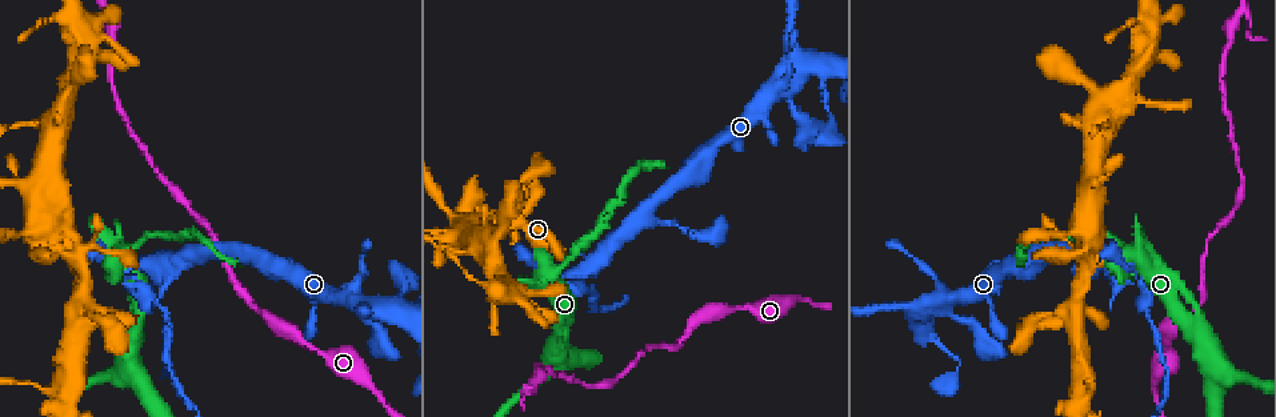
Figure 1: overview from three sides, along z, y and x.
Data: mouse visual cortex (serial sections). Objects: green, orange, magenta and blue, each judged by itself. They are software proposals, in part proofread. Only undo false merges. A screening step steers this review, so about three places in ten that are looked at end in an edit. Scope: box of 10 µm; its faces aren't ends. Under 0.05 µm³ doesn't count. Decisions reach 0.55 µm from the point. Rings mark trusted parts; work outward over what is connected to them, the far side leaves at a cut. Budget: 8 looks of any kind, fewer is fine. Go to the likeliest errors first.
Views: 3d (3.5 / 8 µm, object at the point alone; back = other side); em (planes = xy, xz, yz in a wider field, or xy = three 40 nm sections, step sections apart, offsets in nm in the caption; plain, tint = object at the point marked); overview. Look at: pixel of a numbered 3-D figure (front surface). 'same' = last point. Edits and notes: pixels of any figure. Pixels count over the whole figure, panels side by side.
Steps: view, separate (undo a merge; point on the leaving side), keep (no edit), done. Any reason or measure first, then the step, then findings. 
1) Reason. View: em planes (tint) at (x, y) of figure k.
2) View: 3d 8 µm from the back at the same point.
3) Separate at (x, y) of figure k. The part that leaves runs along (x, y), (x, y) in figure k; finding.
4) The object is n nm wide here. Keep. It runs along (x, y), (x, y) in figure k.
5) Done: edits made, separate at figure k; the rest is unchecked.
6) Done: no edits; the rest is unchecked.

Calibre changes. View: 3d 3.5 µm at (1130, 252) of figure 1.

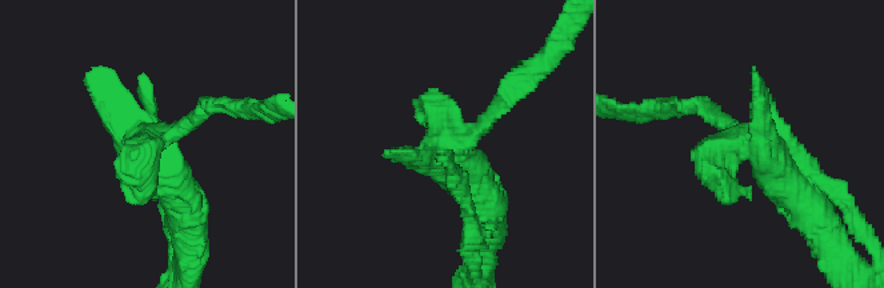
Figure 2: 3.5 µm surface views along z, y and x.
View: em xy step 1 (tint) at (151, 141) of figure 2.

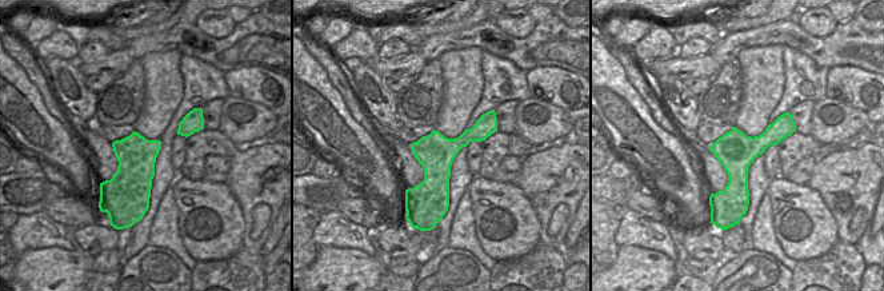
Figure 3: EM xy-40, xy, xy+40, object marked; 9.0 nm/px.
Cut it another way. View: em xy step 5 (tint) at the same point.

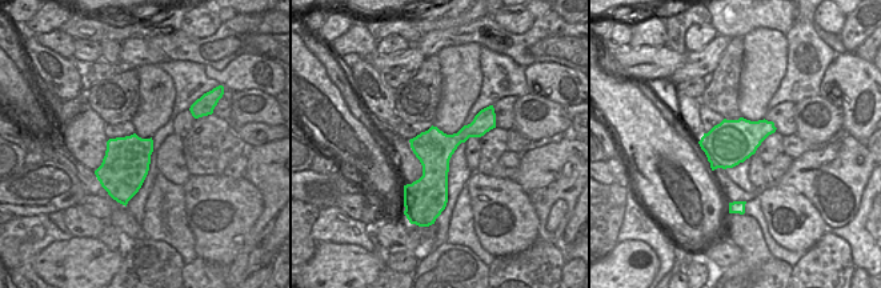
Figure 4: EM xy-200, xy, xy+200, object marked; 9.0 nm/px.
Separate at (202, 111) of figure 2. The part that leaves runs along (162, 140), (207, 103), (252, 108) in figure 2; a second cell is stuck on.

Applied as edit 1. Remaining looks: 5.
Sharp bend. View: 3d 3.5 µm at (1234, 21) of figure 1.

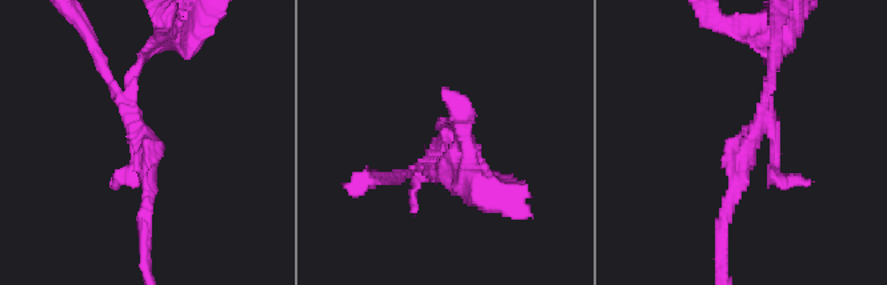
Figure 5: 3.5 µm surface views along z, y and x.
View: em xy step 3 (tint) at (443, 148) of figure 5.

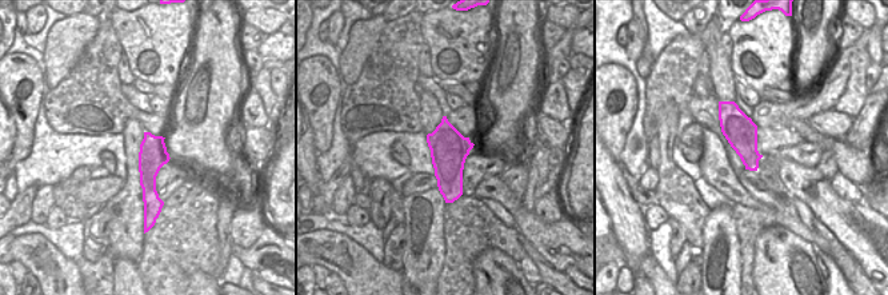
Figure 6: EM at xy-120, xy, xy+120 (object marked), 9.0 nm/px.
Another direction. View: em planes (tint) at the same point.

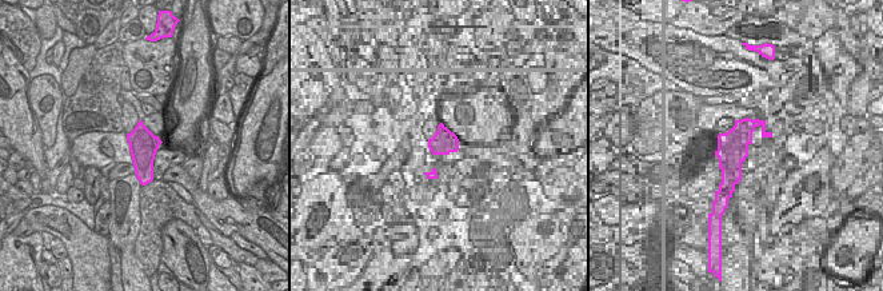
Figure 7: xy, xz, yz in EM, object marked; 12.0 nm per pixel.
Separate at (132, 179) of figure 5. The part that leaves runs along (768, 128), (778, 181), (808, 185) in figure 5; a second cell is stuck on.

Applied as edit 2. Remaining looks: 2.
Branch point. View: 3d 8 µm from the back at (119, 378) of figure 1.

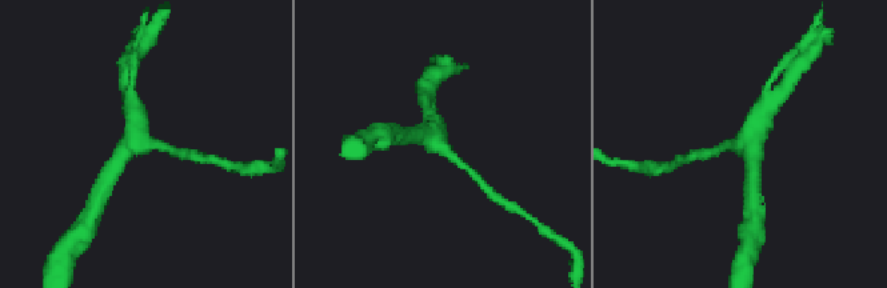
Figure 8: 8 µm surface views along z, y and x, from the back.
Closer look. View: 3d 3.5 µm from the back at the same point.

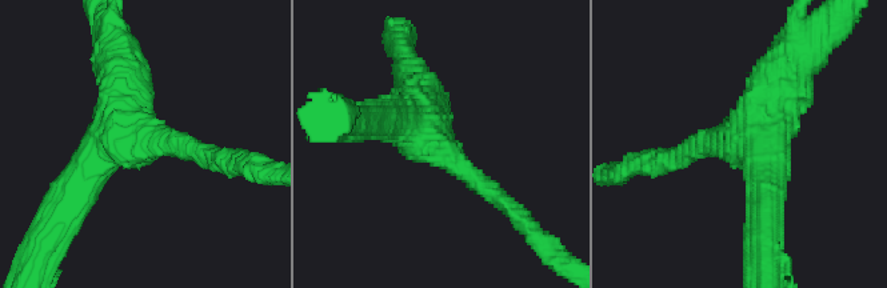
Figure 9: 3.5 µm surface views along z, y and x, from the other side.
3 arms meet here. Keep. It runs along (112, 51), (124, 128), (71, 199) in figure 9; one cell here.

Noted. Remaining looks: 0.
Done: edits made, separate at figure 2, separate at figure 5; the rest is unchecked.

